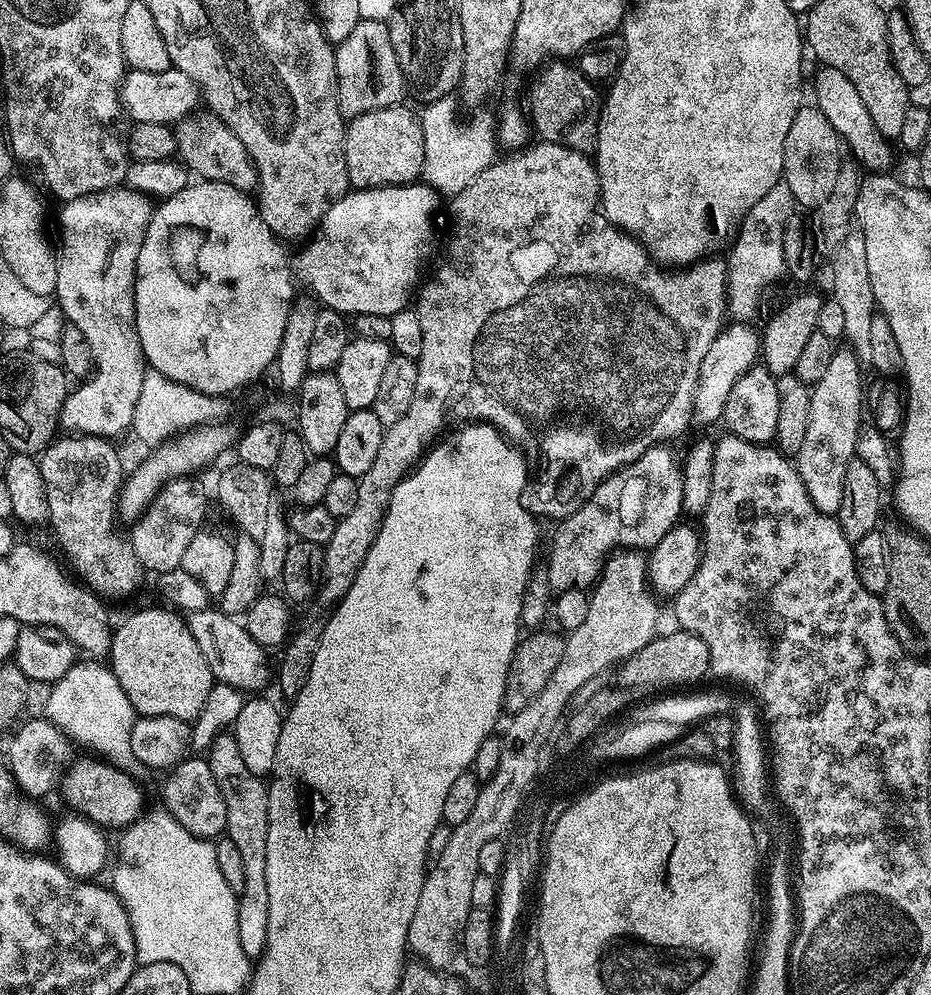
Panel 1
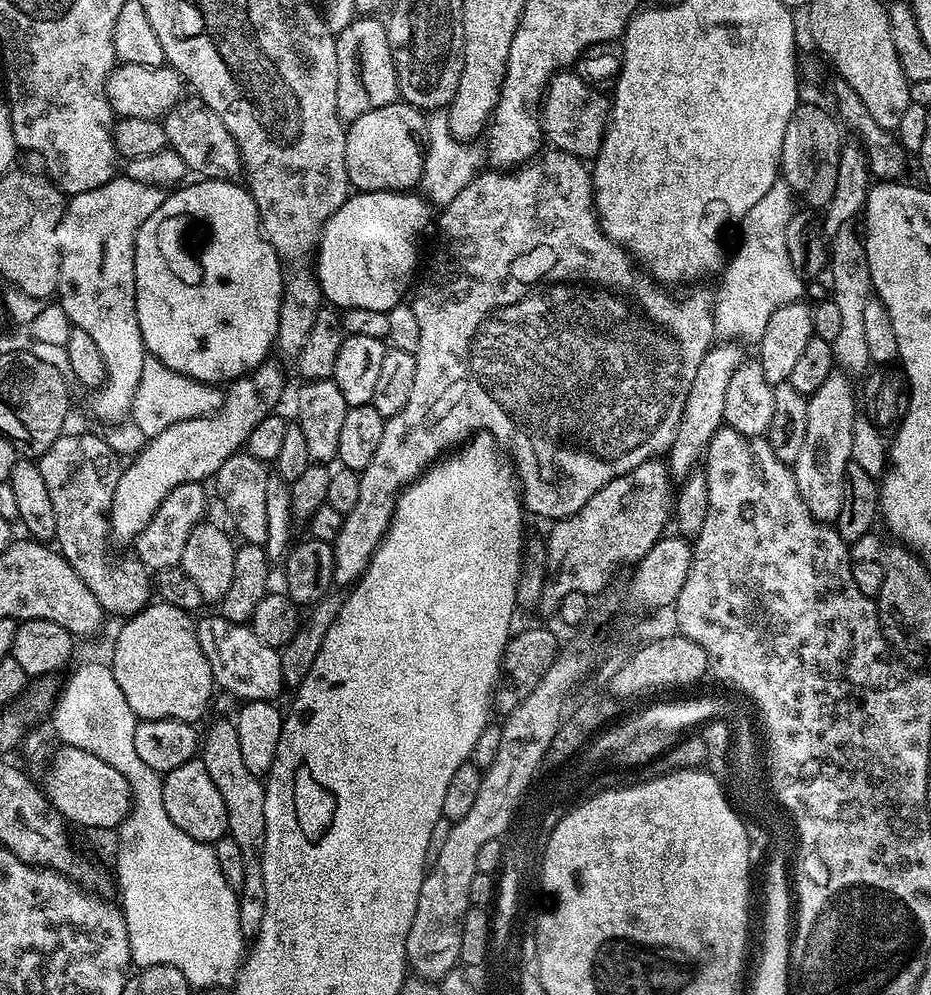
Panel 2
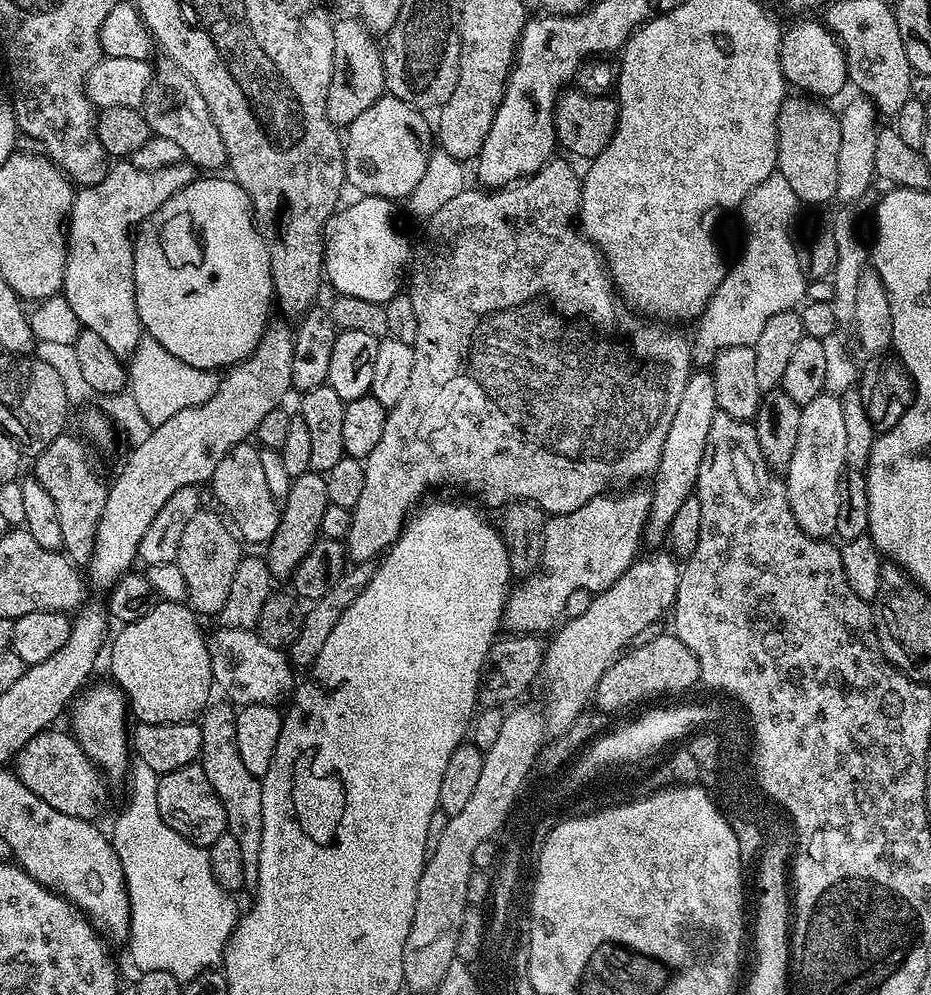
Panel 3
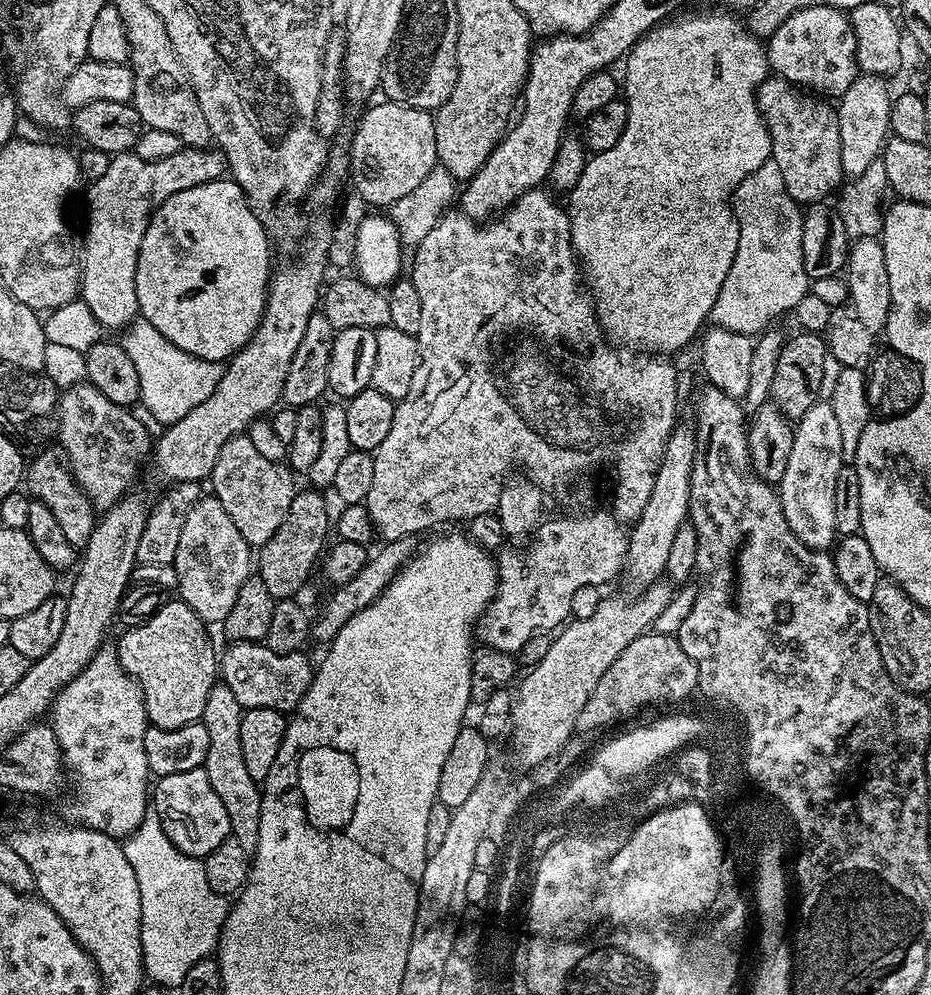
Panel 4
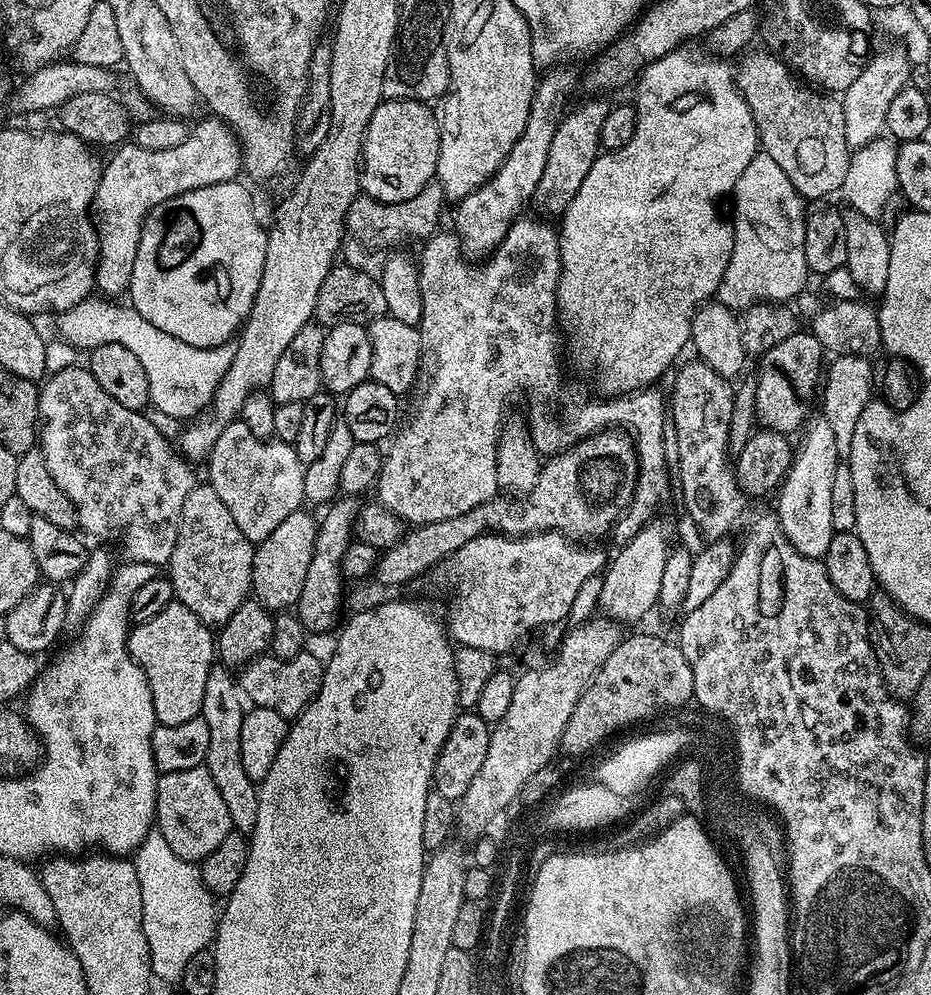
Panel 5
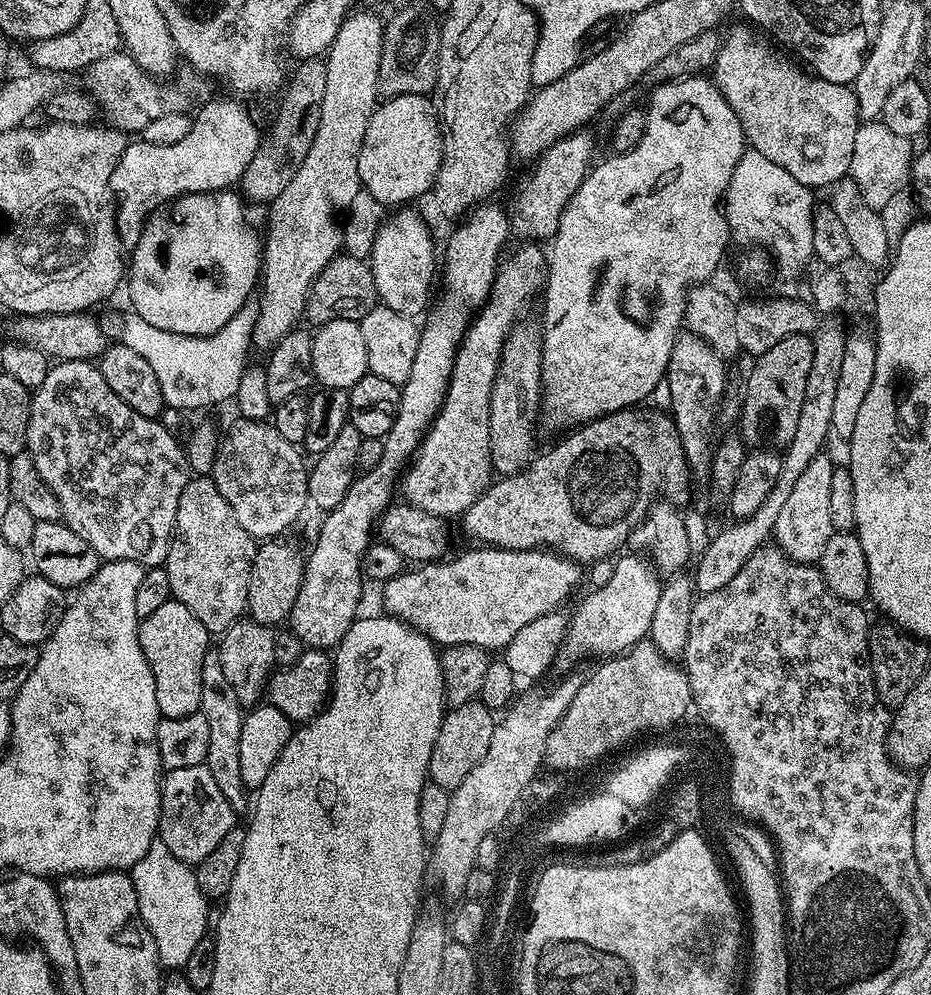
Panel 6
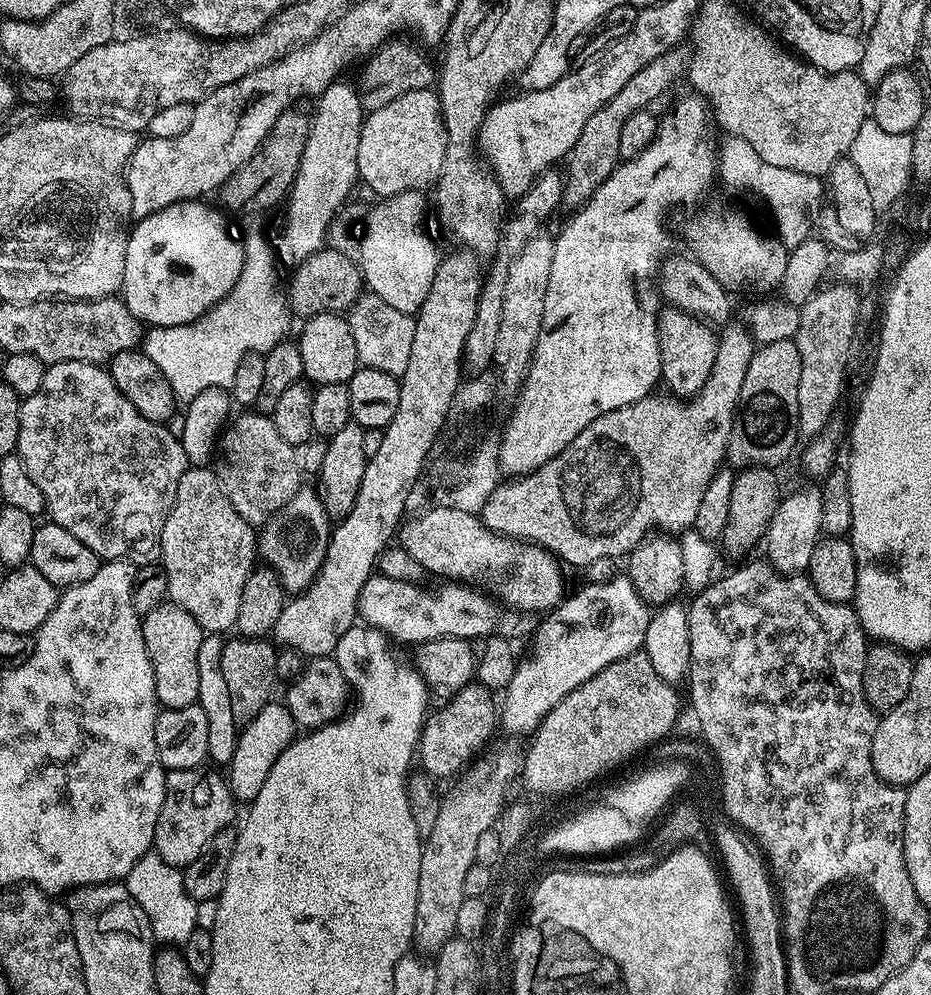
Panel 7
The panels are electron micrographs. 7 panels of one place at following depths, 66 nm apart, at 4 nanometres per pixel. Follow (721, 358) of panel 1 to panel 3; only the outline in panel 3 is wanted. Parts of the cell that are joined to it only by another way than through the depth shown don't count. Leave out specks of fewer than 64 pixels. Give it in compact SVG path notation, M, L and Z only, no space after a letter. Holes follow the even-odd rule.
M693 371L686 382L686 390L682 390L678 410L670 421L666 442L662 442L662 458L658 458L658 466L651 481L653 484L650 484L652 510L648 514L648 525L644 528L645 545L660 546L665 543L668 524L674 522L674 514L682 507L682 502L695 493L702 454L706 454L706 434L710 434L710 422L714 422L717 411L716 386L711 371Z

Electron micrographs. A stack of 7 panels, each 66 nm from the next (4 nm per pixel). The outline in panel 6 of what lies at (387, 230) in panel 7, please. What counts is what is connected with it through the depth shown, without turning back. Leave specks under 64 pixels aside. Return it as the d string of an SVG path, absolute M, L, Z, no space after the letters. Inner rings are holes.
M404 206L393 211L396 213L393 216L391 213L380 225L378 234L370 242L370 267L379 303L390 310L398 310L398 314L416 318L429 307L433 295L432 278L438 274L438 248L432 245L432 232L427 222L412 208L415 207Z

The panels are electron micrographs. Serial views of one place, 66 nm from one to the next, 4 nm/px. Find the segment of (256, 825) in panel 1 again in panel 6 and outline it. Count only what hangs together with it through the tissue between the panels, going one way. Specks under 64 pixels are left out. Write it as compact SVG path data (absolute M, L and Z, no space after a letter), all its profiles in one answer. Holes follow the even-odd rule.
M210 650L202 662L202 702L199 712L206 718L210 729L210 746L206 750L204 763L210 774L214 774L214 782L218 782L218 790L222 790L226 802L230 802L232 811L237 814L247 813L250 808L250 792L242 782L240 765L240 738L242 738L242 722L246 715L238 694L234 694L234 686L230 686L230 678L226 678L226 670L222 670L222 658L219 651Z

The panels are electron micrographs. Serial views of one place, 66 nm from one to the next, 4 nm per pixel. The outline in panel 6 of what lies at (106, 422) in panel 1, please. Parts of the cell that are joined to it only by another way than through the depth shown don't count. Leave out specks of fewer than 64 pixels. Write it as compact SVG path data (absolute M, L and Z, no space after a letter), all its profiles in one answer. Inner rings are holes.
M213 98L200 107L192 116L190 134L186 134L186 138L181 138L170 146L154 146L143 138L137 139L137 144L136 141L128 143L122 158L118 158L118 166L114 166L114 174L108 183L116 209L116 233L119 234L121 245L125 249L135 248L140 237L140 229L155 208L160 208L186 194L223 192L239 185L240 179L244 177L246 166L260 149L262 132L256 129L251 114L240 105L243 103L239 99L228 99L232 100Z

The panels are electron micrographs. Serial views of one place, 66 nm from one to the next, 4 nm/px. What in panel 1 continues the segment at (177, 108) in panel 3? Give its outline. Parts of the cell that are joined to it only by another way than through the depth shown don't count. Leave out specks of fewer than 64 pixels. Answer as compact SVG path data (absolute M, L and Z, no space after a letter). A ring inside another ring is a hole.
M198 114L186 120L181 120L174 128L176 133L176 149L184 167L188 169L189 173L195 174L201 180L226 182L230 186L234 186L234 190L251 193L257 187L258 181L256 178L256 167L246 150L246 146L242 146L242 142L238 142L238 134L234 134L234 130L227 128L215 116L211 114L200 115Z

